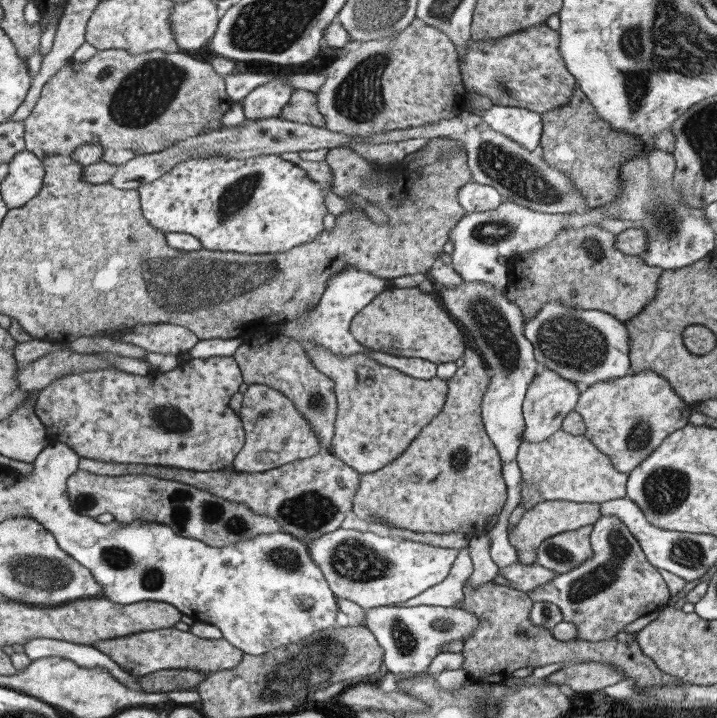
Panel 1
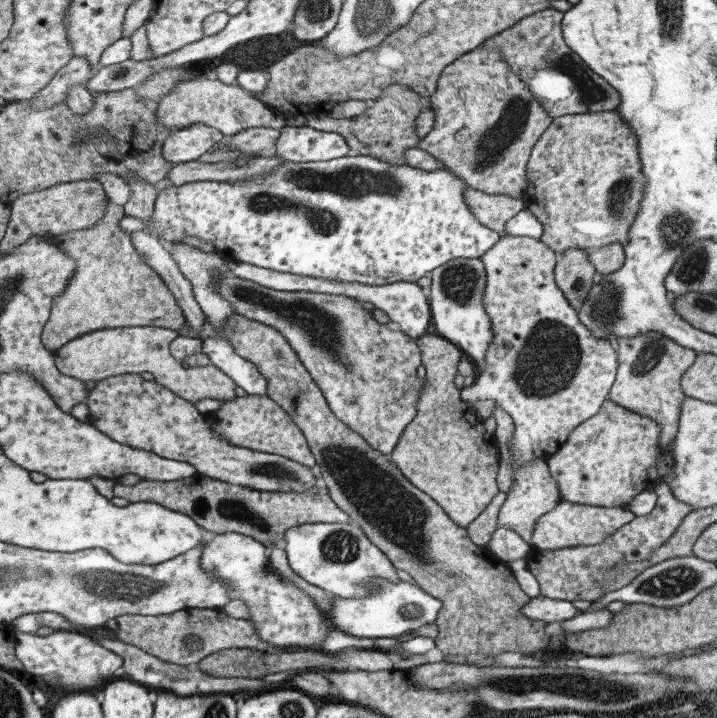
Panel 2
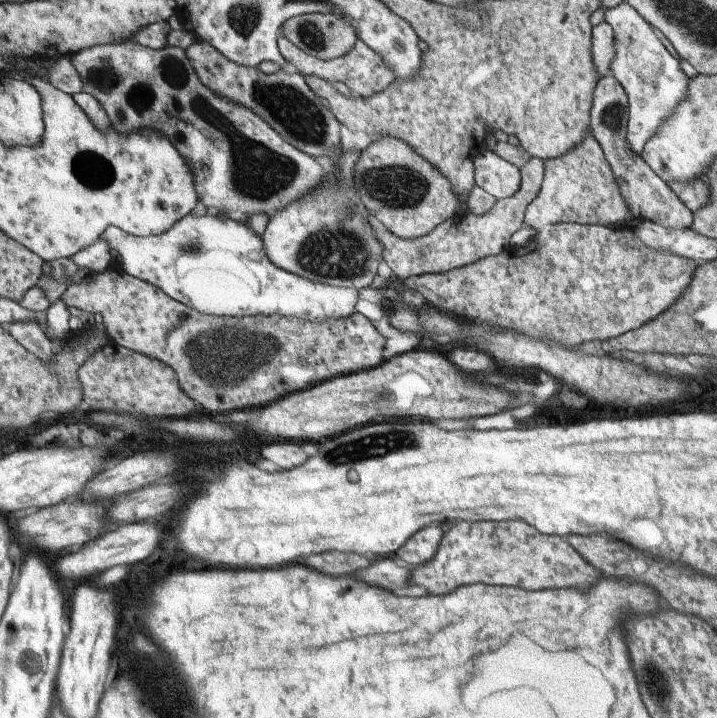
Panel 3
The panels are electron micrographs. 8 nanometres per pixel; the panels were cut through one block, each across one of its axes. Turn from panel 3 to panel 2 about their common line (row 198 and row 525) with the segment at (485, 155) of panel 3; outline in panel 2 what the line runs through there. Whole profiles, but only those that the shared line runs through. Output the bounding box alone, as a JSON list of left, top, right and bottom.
[485,522,531,562]

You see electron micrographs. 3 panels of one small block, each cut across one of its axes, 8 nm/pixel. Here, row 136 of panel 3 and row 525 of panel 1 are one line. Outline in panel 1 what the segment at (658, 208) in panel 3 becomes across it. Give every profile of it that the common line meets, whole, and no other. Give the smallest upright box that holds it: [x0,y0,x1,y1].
[526,516,669,642]

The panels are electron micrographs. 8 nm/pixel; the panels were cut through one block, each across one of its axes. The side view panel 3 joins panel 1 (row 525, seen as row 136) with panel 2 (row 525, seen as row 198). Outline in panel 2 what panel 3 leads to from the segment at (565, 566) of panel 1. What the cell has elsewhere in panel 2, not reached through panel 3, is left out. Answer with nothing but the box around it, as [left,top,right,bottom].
[527,501,634,550]

